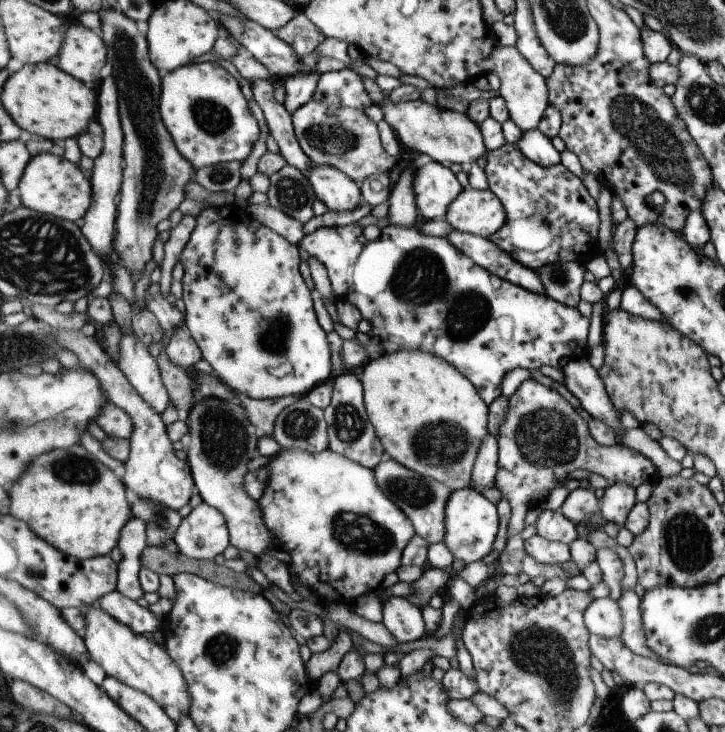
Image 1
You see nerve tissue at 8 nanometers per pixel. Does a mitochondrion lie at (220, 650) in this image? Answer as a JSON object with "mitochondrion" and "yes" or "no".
{"mitochondrion":"yes"}

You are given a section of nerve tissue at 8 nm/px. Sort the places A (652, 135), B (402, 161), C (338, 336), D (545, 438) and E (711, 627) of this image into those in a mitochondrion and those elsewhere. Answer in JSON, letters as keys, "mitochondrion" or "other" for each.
{"A":"mitochondrion","B":"other","C":"other","D":"mitochondrion","E":"mitochondrion"}

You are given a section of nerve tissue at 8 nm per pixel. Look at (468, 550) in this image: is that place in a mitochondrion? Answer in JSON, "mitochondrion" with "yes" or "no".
{"mitochondrion":"no"}

